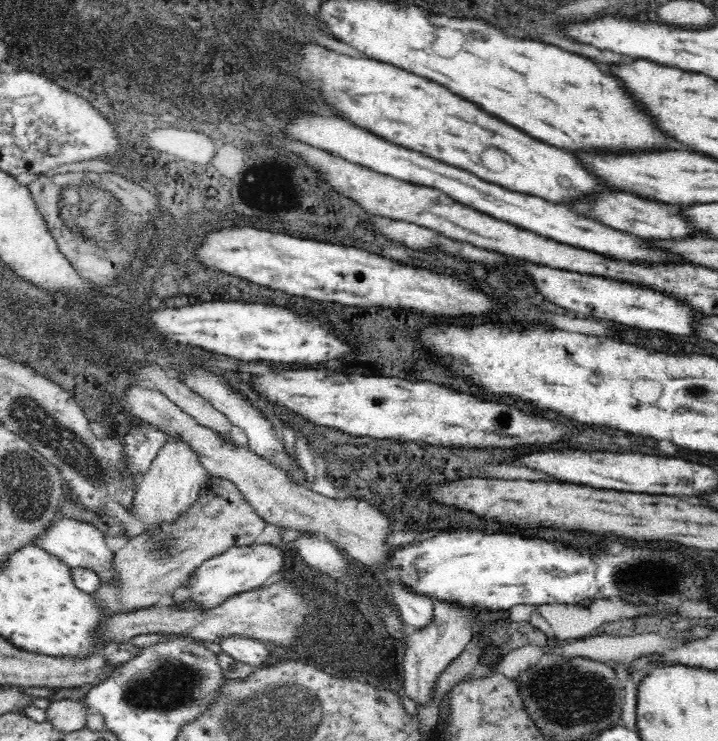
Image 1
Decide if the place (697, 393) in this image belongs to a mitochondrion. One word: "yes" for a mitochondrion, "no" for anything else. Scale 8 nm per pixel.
yes

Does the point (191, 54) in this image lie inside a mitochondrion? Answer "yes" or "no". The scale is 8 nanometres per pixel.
no

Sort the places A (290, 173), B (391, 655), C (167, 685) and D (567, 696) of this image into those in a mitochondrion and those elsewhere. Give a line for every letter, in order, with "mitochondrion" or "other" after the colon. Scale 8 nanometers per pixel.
A: mitochondrion
B: other
C: mitochondrion
D: mitochondrion

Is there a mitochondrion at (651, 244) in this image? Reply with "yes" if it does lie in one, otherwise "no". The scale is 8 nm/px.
no

